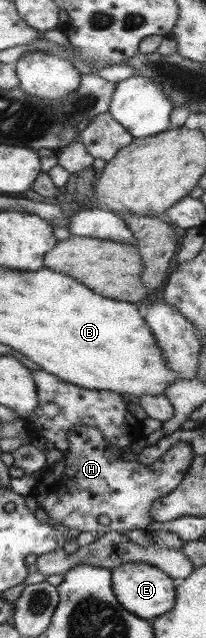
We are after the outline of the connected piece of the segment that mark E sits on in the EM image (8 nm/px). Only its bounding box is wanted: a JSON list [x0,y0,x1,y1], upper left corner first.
[110,562,175,620]

